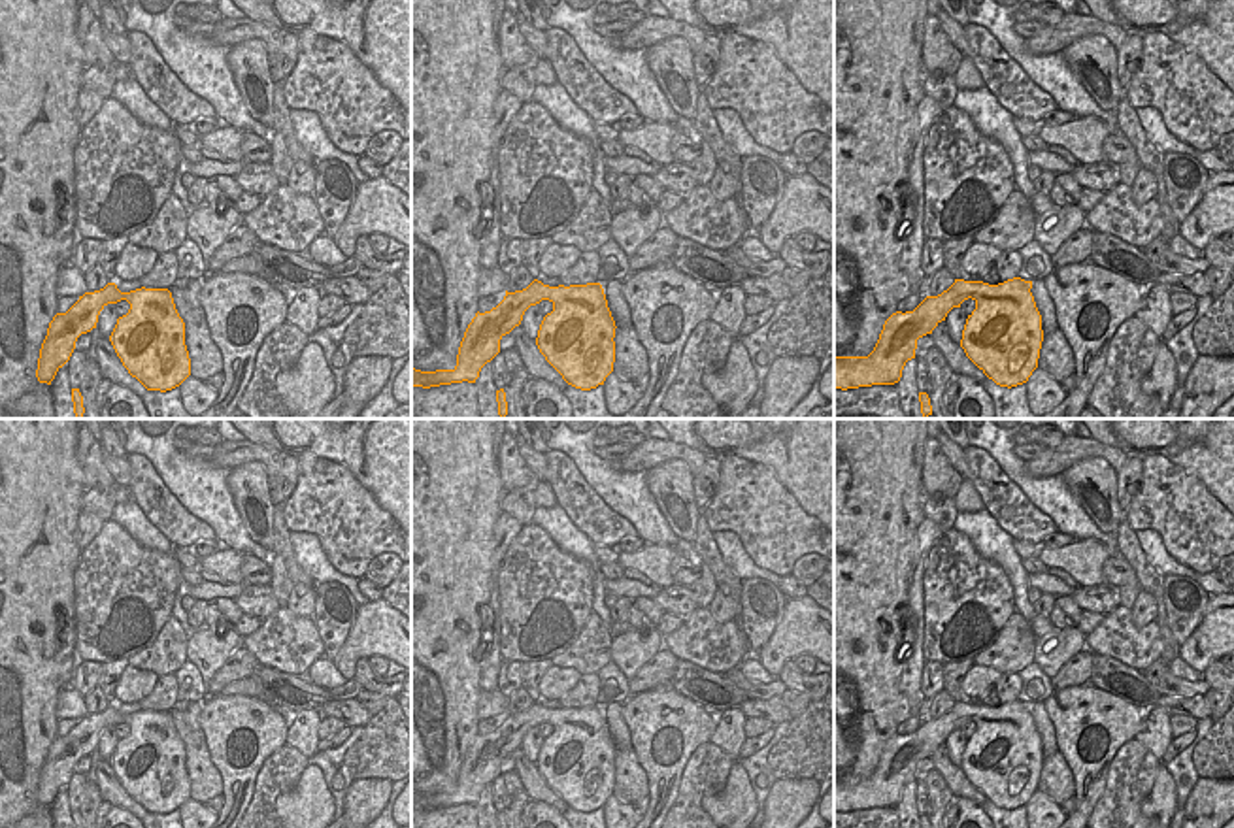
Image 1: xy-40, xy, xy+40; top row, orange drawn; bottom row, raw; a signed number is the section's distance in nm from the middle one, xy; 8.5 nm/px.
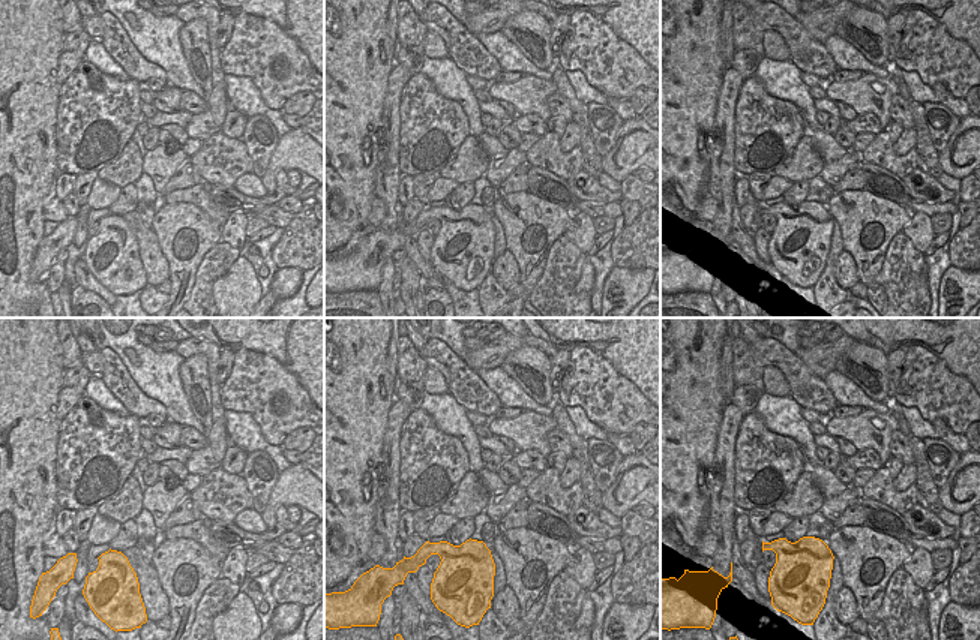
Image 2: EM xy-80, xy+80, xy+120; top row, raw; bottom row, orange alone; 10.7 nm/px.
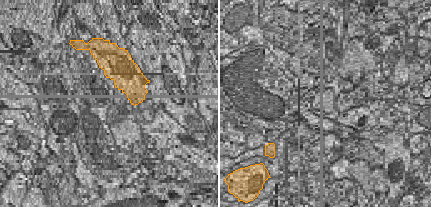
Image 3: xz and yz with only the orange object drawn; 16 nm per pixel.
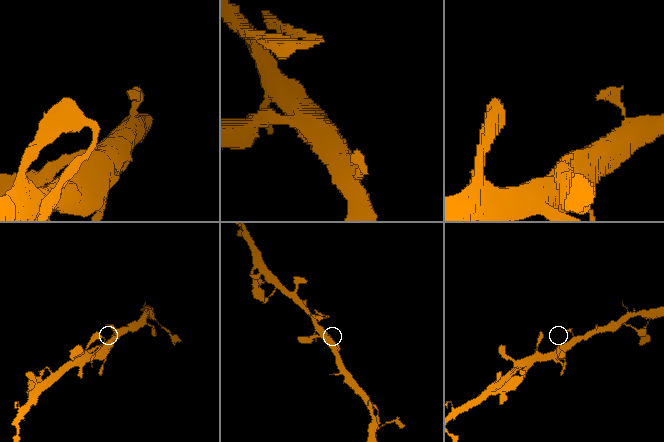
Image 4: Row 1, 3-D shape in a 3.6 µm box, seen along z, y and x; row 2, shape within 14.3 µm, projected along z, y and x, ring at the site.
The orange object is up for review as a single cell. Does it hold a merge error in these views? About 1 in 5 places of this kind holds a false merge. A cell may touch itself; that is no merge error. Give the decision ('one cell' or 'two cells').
one cell

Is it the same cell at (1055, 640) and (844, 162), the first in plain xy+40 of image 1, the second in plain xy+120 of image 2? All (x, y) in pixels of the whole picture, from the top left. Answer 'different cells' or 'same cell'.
same cell

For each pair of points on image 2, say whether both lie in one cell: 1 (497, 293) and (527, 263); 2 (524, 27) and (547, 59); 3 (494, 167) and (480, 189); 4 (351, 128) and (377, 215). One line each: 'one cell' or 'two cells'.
1: two cells
2: one cell
3: two cells
4: two cells

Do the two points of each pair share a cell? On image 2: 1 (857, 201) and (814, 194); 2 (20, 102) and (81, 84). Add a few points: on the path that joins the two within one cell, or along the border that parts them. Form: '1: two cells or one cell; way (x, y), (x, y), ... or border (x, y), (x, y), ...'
1: two cells; border (833, 192), (826, 207)
2: two cells; border (62, 84), (54, 125)

